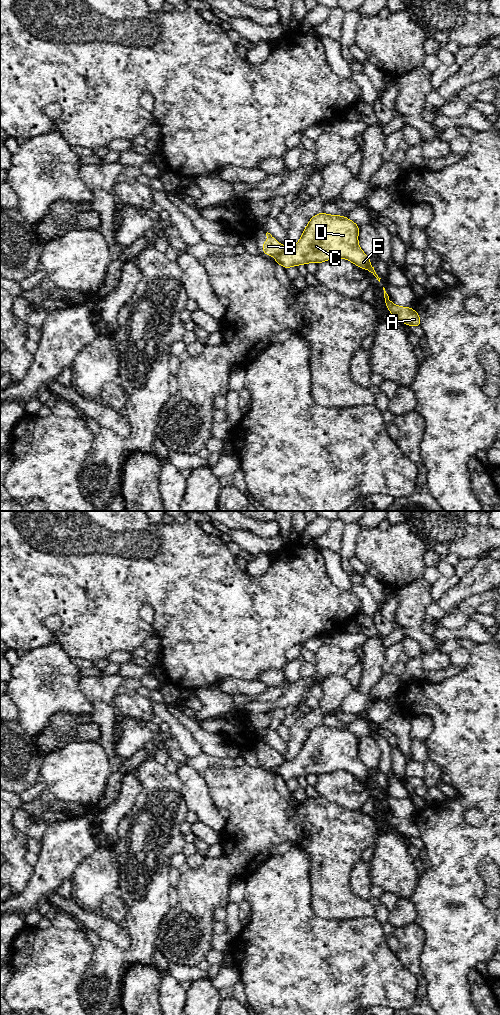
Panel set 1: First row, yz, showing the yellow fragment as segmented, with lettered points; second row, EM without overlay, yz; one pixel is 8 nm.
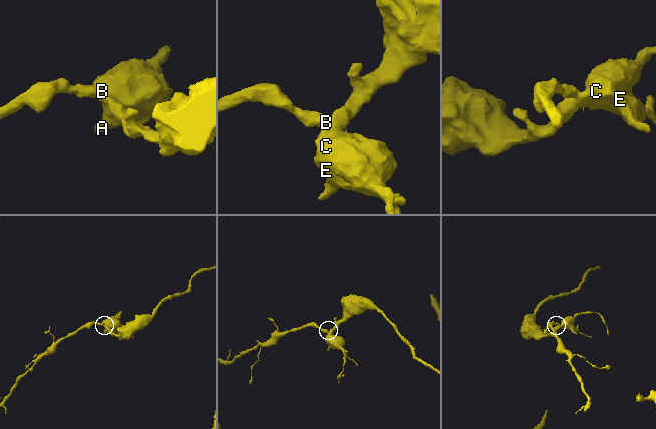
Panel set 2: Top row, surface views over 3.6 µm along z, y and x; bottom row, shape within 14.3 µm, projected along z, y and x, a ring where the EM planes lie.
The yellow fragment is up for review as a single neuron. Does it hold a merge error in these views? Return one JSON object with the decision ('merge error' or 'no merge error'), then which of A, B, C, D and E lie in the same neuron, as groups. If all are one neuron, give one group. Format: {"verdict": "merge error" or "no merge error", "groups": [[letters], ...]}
{"verdict": "merge error", "groups": [["A", "C", "D", "E"], ["B"]]}

